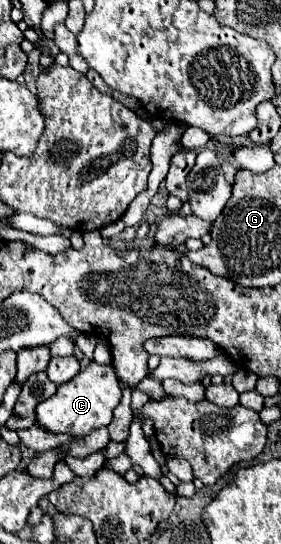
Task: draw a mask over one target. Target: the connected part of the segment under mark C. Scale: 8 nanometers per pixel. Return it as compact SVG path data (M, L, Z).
M91 362L87 370L79 372L73 380L61 384L49 400L43 400L37 406L35 424L53 434L69 434L81 438L97 428L109 426L113 420L113 408L119 404L119 400L121 388L113 366L101 366L97 362Z

